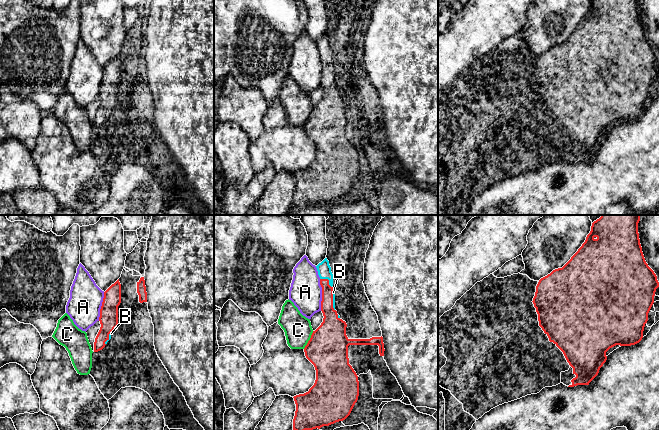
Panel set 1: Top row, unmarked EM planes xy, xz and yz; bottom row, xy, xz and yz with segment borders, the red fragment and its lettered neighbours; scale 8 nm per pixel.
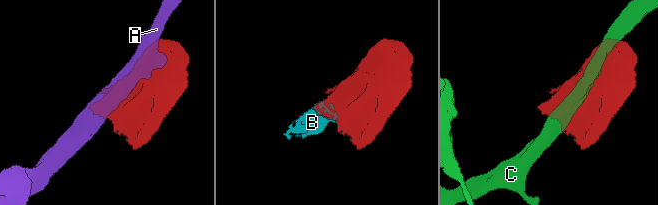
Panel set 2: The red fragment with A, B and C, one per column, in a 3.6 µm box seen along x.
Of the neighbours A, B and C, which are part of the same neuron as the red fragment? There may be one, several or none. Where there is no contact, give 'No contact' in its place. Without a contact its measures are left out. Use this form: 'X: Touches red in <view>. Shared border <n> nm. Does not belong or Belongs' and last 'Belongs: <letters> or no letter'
A: Touches red in xz. Shared border 260 nm. Does not belong
B: Touches red in xz. Shared border 120 nm. Belongs
C: Touches red in xz. Shared border 170 nm. Does not belong
Belongs: B

